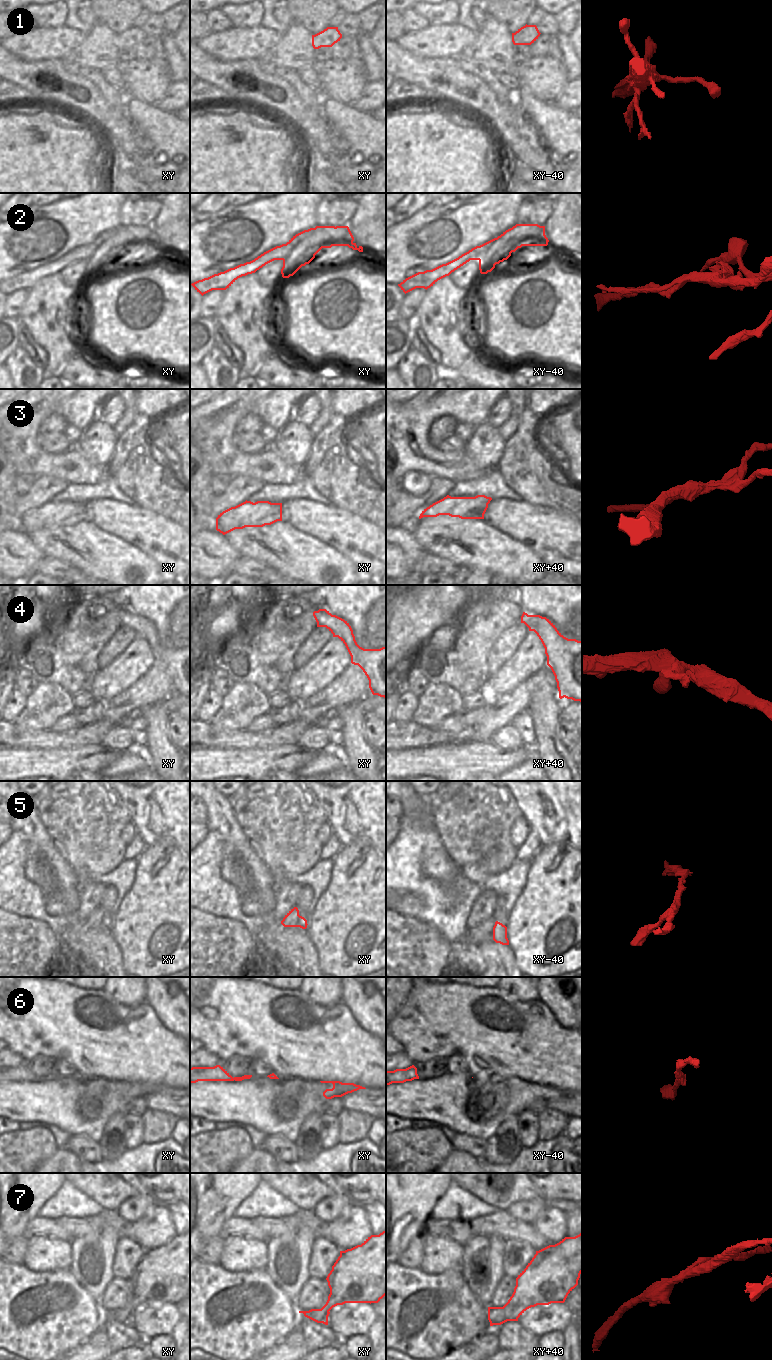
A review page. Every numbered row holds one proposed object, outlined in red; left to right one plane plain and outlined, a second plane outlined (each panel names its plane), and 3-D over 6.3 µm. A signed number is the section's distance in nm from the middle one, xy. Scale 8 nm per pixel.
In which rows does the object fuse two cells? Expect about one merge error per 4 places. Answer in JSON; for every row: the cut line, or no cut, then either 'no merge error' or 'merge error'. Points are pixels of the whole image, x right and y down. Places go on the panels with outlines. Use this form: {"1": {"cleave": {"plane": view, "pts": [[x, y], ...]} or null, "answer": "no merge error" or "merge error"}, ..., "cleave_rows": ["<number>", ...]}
{"1": {"cleave": null, "answer": "no merge error"}, "2": {"cleave": {"plane": "xy", "pts": [[314, 228], [283, 260]]}, "answer": "merge error"}, "3": {"cleave": null, "answer": "no merge error"}, "4": {"cleave": null, "answer": "no merge error"}, "5": {"cleave": null, "answer": "no merge error"}, "6": {"cleave": null, "answer": "no merge error"}, "7": {"cleave": {"plane": "xy", "pts": [[328, 1311], [324, 1314], [321, 1322]]}, "answer": "merge error"}, "cleave_rows": ["2", "7"]}

